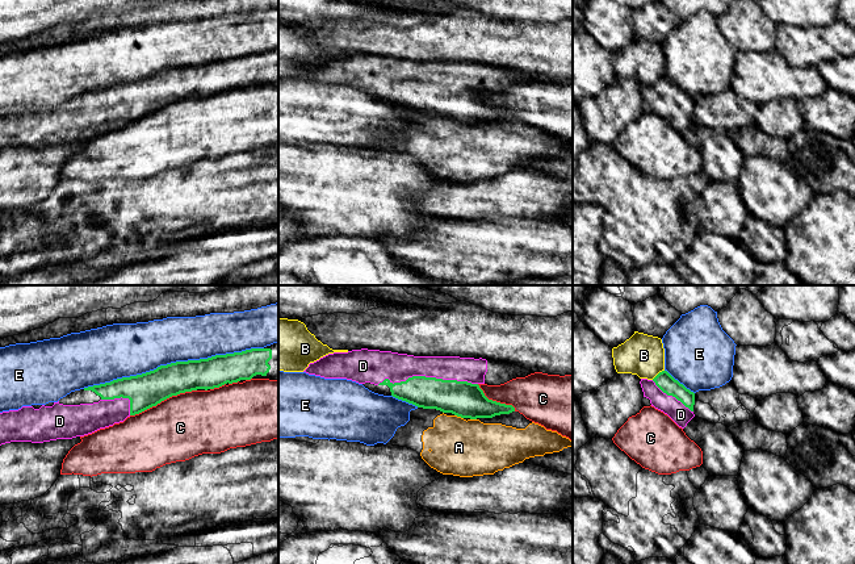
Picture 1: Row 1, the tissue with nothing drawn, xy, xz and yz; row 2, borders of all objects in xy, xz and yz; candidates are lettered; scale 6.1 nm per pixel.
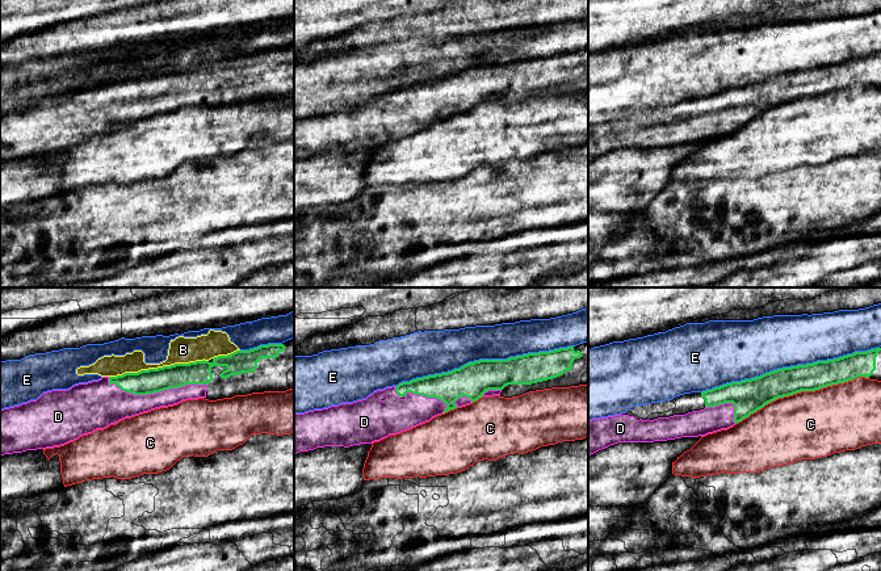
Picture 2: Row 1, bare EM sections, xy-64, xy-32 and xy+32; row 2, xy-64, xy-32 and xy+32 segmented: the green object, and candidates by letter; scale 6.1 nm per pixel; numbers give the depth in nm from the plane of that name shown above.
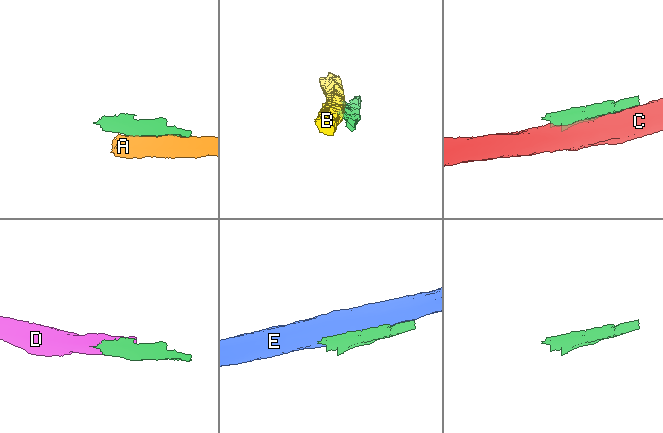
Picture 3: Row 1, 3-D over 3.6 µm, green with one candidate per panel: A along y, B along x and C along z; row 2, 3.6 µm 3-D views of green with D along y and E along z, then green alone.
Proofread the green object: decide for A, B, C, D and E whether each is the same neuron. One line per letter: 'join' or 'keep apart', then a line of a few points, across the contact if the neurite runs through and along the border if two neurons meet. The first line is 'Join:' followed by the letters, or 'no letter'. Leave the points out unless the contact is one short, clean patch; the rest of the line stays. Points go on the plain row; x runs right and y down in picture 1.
Join: D
A: keep apart
B: keep apart
C: keep apart
D: join
E: keep apart

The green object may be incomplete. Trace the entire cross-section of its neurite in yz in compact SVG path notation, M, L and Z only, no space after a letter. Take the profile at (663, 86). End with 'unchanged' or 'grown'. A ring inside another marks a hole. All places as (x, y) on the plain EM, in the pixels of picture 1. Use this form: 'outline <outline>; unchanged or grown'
outline M667 76L659 78L653 85L641 84L640 89L651 112L667 120L679 133L684 134L695 122L695 99Z; grown

